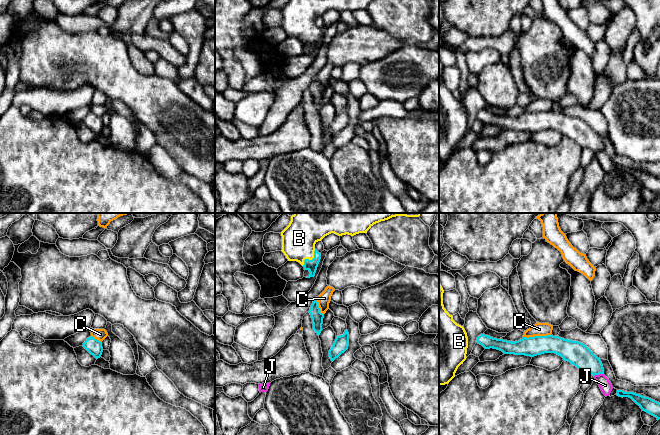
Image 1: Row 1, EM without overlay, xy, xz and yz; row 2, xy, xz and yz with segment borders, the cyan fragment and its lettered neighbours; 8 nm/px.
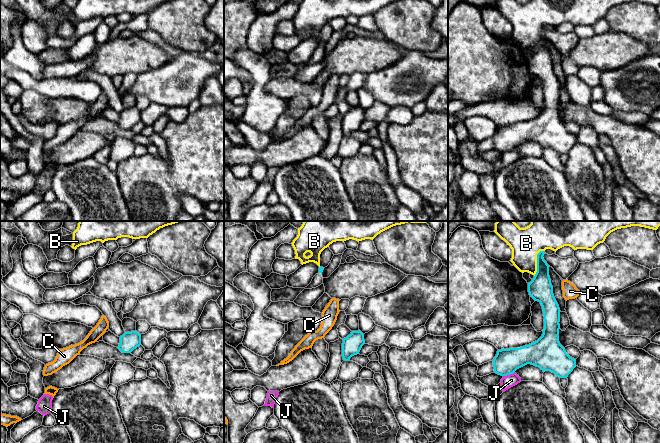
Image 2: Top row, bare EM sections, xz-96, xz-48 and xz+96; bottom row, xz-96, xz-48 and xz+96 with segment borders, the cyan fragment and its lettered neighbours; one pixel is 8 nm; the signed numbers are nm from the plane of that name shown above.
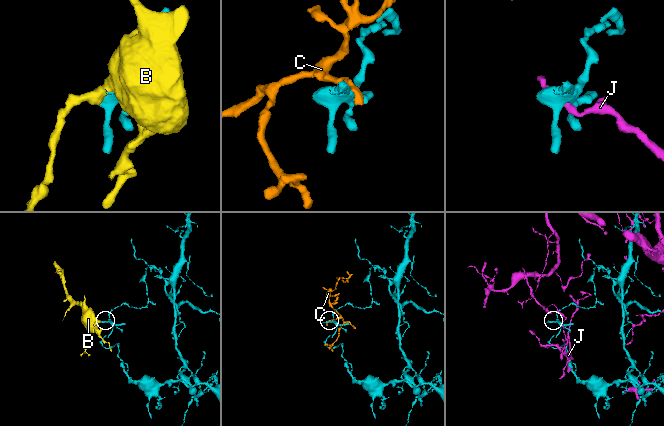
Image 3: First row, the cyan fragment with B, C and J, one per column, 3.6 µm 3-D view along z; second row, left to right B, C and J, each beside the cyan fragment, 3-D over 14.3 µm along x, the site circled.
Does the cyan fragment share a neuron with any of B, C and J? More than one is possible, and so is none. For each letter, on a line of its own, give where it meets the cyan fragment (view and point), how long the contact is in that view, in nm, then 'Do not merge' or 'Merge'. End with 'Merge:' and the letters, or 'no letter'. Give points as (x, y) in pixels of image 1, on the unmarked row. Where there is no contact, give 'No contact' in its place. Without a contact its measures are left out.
B: Touches cyan at xz (310, 36). Shared border 170 nm. Do not merge
C: Touches cyan at yz (536, 112). Shared border 220 nm. Do not merge
J: Touches cyan at yz (598, 150). Shared border 80 nm. Do not merge
Merge: no letter

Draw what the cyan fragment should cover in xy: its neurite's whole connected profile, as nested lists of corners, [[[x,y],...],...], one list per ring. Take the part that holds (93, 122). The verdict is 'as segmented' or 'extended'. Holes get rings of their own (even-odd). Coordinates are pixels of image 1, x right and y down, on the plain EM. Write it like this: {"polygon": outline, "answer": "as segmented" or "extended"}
{"polygon": [[[90,112],[82,121],[96,135],[100,134],[103,128],[102,118]]], "answer": "as segmented"}

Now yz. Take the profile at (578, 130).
{"polygon": [[[481,110],[477,113],[476,119],[482,121],[485,125],[497,125],[504,130],[534,133],[544,129],[555,129],[561,132],[563,136],[576,142],[582,148],[588,148],[593,152],[604,150],[604,144],[600,134],[586,121],[559,112],[523,113],[518,117],[512,118]]], "answer": "as segmented"}

